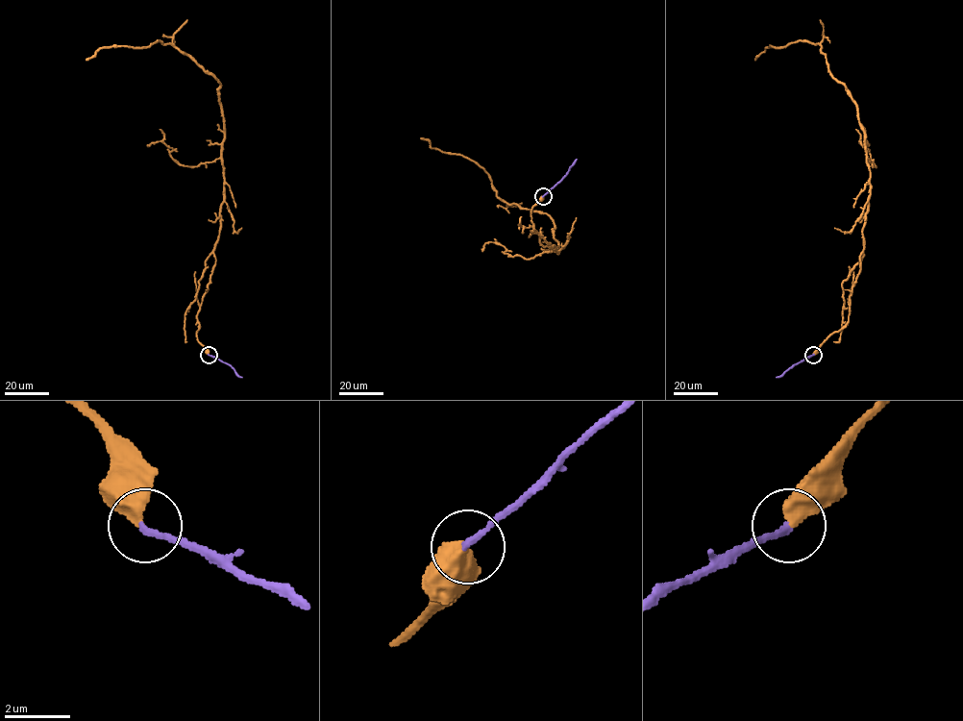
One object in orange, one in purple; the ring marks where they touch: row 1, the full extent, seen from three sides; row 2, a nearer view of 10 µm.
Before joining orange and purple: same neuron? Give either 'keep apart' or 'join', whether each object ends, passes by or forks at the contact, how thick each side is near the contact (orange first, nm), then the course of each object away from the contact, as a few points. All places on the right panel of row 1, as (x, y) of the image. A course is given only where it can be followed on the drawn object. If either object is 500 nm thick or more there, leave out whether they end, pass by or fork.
join; orange ends; purple ends; calibres 480 and 200 nm; course orange (813, 355), (846, 324), (860, 269), (870, 194), (865, 131), (819, 43), (766, 47), (754, 60); course purple (813, 355), (776, 377)

